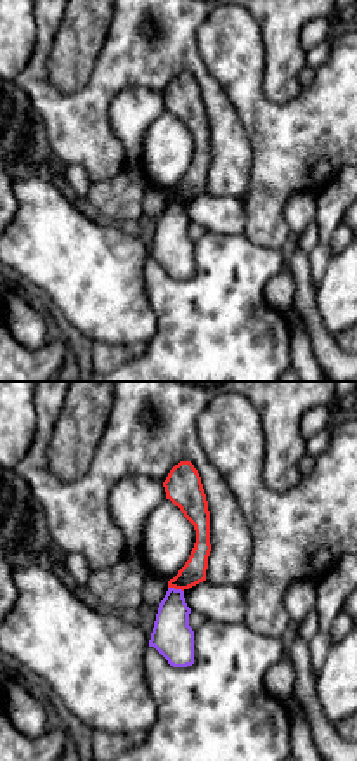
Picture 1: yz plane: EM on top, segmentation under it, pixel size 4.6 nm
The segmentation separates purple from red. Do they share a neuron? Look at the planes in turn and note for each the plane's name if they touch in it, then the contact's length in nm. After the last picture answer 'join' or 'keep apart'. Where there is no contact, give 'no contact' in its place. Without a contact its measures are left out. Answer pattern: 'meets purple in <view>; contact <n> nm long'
meets purple in yz; contact 80 nm long

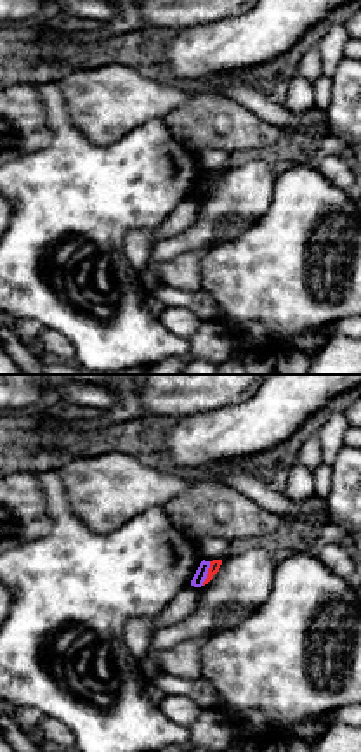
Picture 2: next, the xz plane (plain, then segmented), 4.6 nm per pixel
meets purple in xz; contact 120 nm long

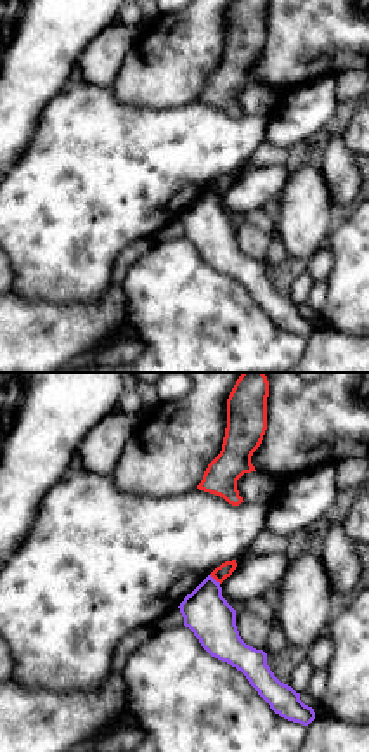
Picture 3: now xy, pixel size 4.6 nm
meets purple in xy; contact 70 nm long

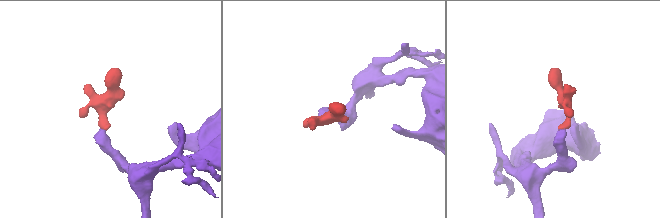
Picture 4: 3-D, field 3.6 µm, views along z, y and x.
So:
keep apart

